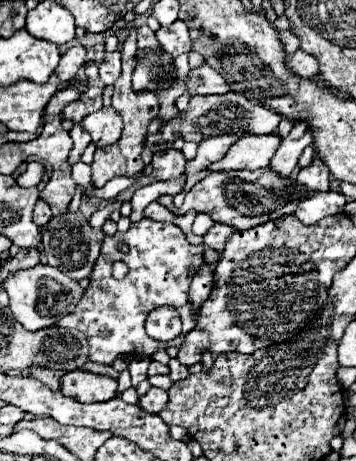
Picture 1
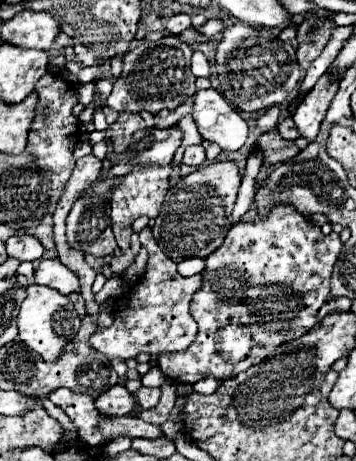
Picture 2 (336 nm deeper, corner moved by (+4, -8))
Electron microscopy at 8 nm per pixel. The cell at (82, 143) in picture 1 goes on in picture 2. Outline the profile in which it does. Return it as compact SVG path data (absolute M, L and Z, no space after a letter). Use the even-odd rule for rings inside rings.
M166 36L156 44L144 44L142 42L136 50L132 50L124 58L122 76L114 82L114 90L108 96L106 104L116 112L142 112L142 110L148 110L148 112L156 114L156 112L160 112L164 108L168 108L168 110L178 108L186 98L196 94L196 86L194 86L196 78L190 72L190 58L192 58L192 48L186 42L182 42L180 38L176 38L176 36Z

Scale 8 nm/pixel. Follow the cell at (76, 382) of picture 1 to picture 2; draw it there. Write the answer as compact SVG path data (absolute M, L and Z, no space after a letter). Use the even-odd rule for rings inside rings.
M116 384L108 392L96 398L96 408L106 416L126 416L136 406L134 394L130 394L124 386Z

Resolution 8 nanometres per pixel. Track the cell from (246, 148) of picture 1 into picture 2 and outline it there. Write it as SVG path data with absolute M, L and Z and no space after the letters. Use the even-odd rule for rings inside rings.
M212 162L184 176L176 188L168 190L162 212L152 228L154 240L162 252L176 264L186 258L206 258L222 246L226 232L232 228L232 206L240 188L240 172L234 162Z

